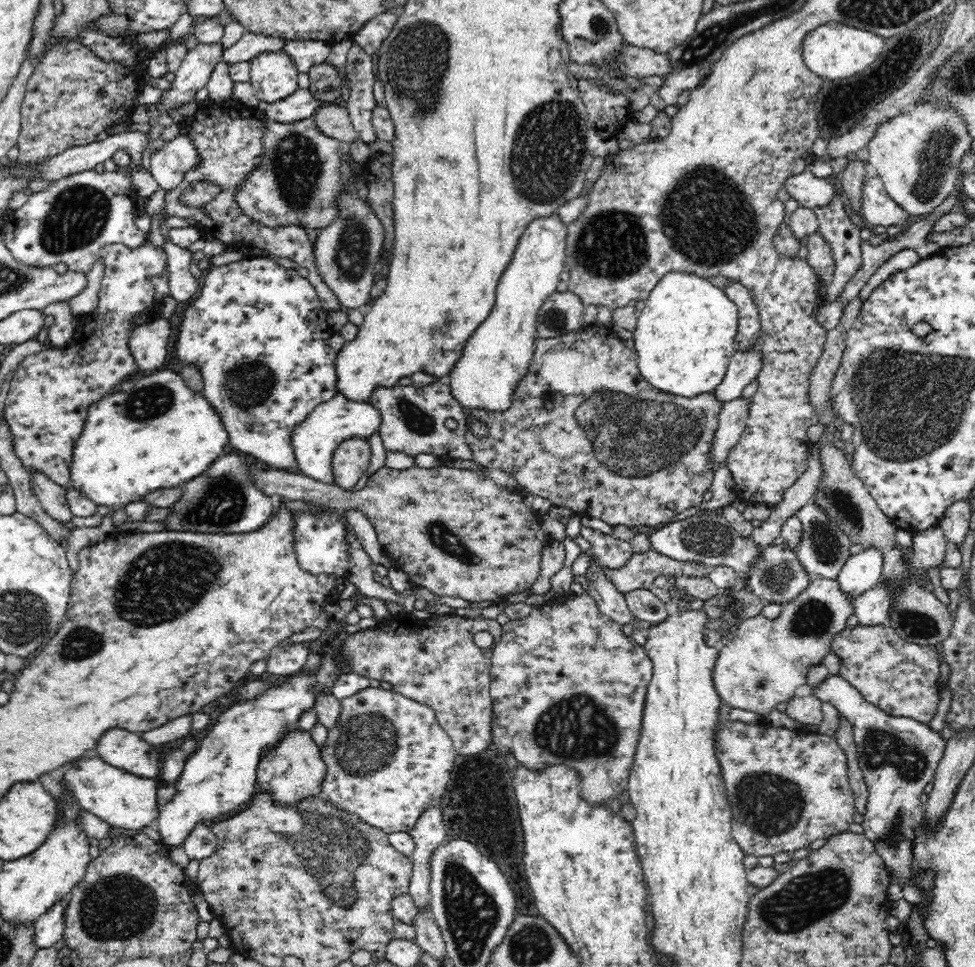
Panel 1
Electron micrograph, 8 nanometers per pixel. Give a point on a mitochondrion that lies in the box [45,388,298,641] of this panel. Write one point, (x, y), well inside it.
(164, 581)

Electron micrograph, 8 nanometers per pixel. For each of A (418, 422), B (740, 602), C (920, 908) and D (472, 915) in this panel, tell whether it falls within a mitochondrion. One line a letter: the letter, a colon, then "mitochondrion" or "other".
A: mitochondrion
B: mitochondrion
C: other
D: mitochondrion

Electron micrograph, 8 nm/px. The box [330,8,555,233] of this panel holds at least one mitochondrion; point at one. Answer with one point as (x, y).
(417, 60)

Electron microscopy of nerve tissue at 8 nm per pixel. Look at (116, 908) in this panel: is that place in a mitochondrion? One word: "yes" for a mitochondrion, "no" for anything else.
yes

